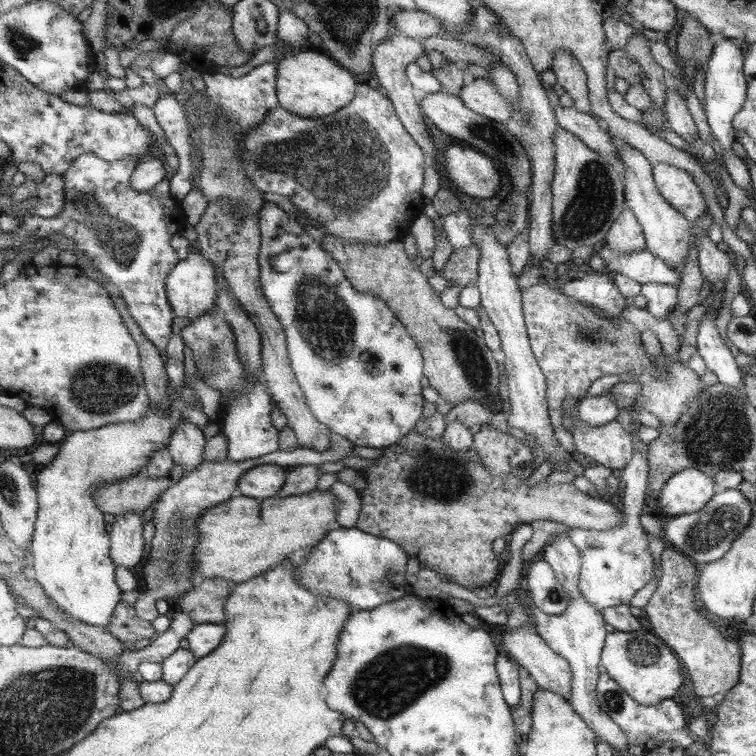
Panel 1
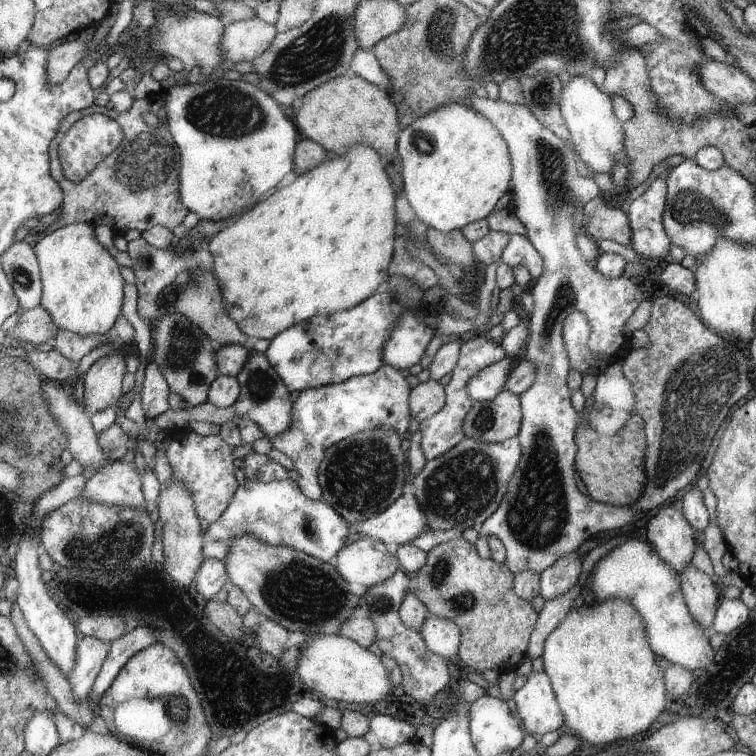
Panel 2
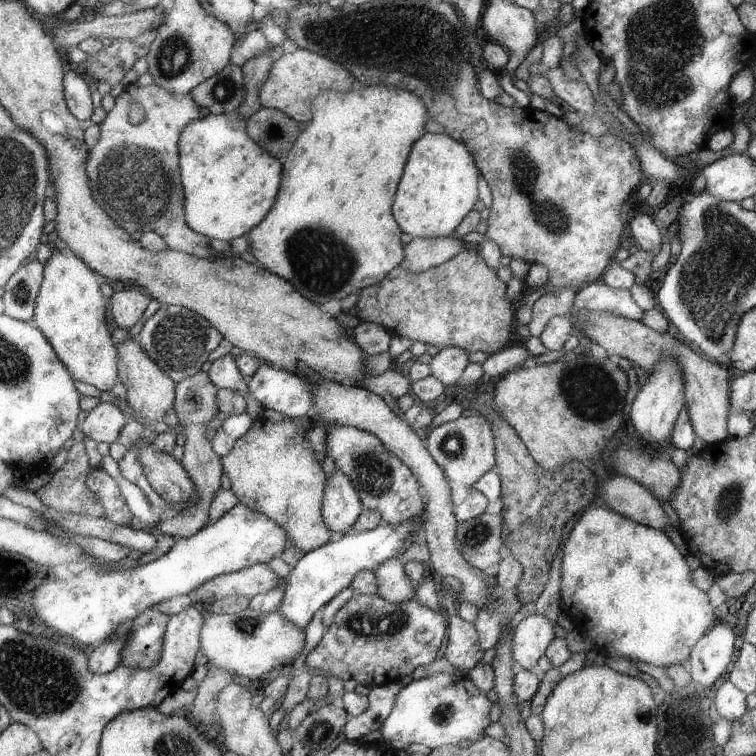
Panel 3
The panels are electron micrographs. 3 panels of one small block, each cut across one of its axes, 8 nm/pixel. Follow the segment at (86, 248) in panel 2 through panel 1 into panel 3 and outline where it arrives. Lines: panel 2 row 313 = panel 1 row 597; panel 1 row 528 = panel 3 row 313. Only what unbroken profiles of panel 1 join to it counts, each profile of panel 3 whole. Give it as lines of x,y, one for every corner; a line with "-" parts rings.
53,250
53,254
49,256
49,260
43,264
43,282
39,286
39,292
35,296
35,312
31,322
35,322
35,326
43,332
43,336
49,340
49,344
53,346
57,358
65,364
65,368
71,372
71,376
75,376
75,380
83,382
83,384
91,384
97,390
107,390
115,384
115,380
119,380
119,372
115,372
115,368
119,368
119,364
115,364
115,346
111,344
111,336
109,330
103,322
107,322
105,318
105,310
107,310
107,302
105,296
101,296
99,292
99,282
97,278
101,278
97,272
91,272
91,268
73,252
59,252

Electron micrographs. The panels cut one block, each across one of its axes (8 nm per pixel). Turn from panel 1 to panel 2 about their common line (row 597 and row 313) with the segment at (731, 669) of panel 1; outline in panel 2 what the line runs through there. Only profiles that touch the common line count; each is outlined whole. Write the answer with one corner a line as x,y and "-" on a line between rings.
671,296
655,298
643,330
651,344
627,352
625,360
621,360
623,374
635,396
633,414
643,418
647,444
643,456
645,484
641,496
629,506
637,516
659,508
677,490
691,486
711,438
715,438
731,404
735,404
729,400
743,400
751,390
745,356
725,344
679,300

